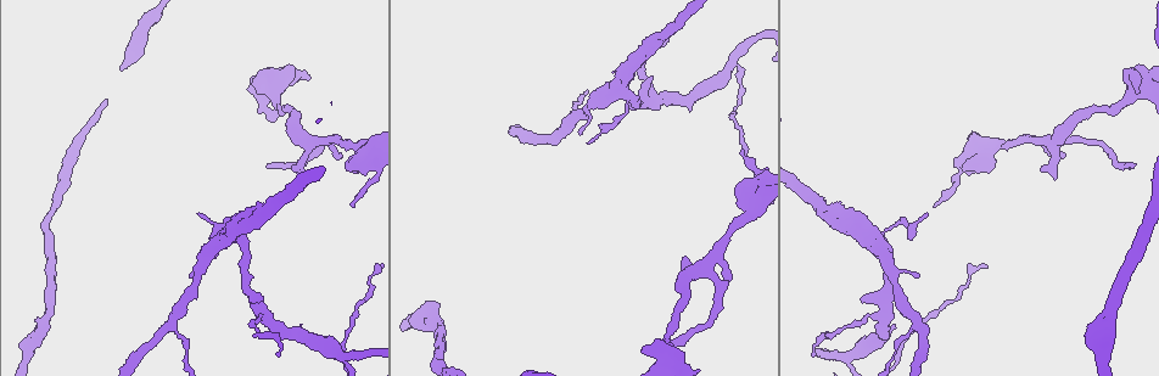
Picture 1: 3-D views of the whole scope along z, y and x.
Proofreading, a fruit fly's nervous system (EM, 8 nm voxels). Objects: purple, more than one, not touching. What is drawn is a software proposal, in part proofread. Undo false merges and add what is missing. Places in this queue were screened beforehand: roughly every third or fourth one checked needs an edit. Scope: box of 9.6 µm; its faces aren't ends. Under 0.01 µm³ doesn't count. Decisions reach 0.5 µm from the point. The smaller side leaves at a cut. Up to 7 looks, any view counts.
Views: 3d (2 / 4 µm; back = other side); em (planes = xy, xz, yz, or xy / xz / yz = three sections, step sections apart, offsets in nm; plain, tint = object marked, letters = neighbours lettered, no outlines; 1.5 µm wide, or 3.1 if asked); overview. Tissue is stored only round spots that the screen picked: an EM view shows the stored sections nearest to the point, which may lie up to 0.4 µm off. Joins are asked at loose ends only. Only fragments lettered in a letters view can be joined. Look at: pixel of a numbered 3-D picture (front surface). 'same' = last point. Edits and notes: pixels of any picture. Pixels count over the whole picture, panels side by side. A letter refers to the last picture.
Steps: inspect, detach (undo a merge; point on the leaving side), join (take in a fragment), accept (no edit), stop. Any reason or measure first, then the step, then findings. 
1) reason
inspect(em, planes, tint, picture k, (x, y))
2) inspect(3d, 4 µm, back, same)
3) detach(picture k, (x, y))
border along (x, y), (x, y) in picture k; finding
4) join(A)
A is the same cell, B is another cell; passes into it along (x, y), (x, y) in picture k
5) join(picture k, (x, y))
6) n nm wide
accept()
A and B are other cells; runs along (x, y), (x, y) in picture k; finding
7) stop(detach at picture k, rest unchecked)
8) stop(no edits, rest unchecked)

a narrow waist
inspect(em, planes, tint, picture 1, (842, 327))

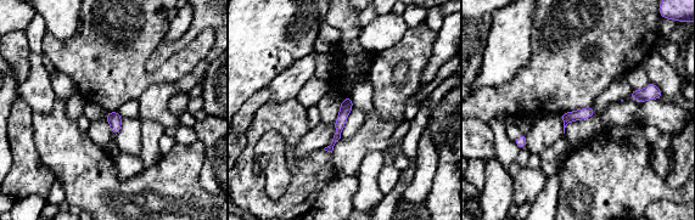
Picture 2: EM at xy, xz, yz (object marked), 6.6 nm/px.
inspect(em, planes, letters, same)

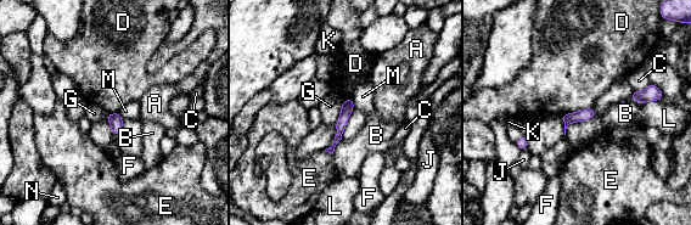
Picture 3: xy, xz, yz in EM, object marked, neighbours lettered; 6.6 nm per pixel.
D touches over 220 nm
accept()
A, B, C, D, E, F, G, J, K, L, M and N are other cells; runs along (349, 101), (338, 136) in picture 3; one neuron here

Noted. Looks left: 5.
a narrow waist
inspect(3d, 4 µm, picture 1, (1048, 141))

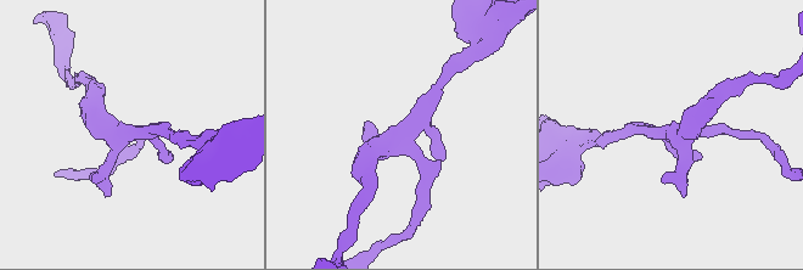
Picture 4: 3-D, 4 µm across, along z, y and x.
inspect(em, xz, step 8, tint, picture 4, (123, 136))

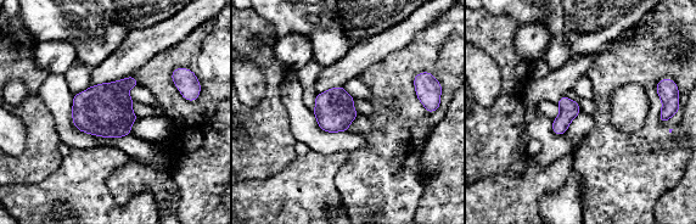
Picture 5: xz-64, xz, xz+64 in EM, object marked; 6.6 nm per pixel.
inspect(em, planes, letters, same)

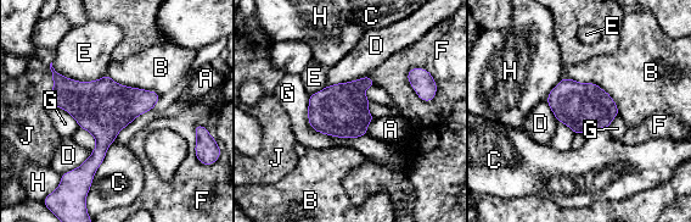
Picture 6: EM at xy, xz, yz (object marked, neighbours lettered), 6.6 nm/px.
accept()
A, B, C, D, E, F, G, H and J are other cells; border along (375, 118), (368, 125), (368, 134) in picture 6; one neuron here

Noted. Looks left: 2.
long arm stops here
inspect(em, planes, plain, picture 1, (1134, 163))

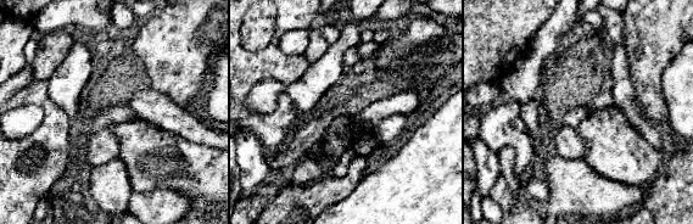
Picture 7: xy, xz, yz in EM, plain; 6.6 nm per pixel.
inspect(em, planes, letters, same)

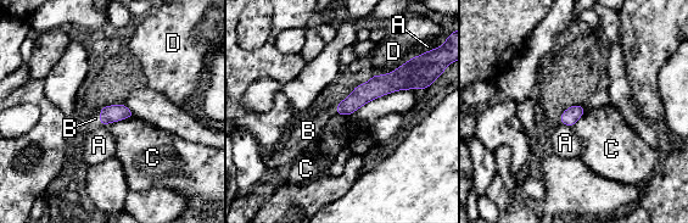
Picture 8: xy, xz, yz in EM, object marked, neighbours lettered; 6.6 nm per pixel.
D touches over 280 nm
join(B)
B is the same cell, A, C and D are other cells; passes into it along (111, 113), (100, 117), (93, 122) in picture 8; the neuron continues

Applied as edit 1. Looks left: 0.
stop(join at picture 8, rest unchecked)

